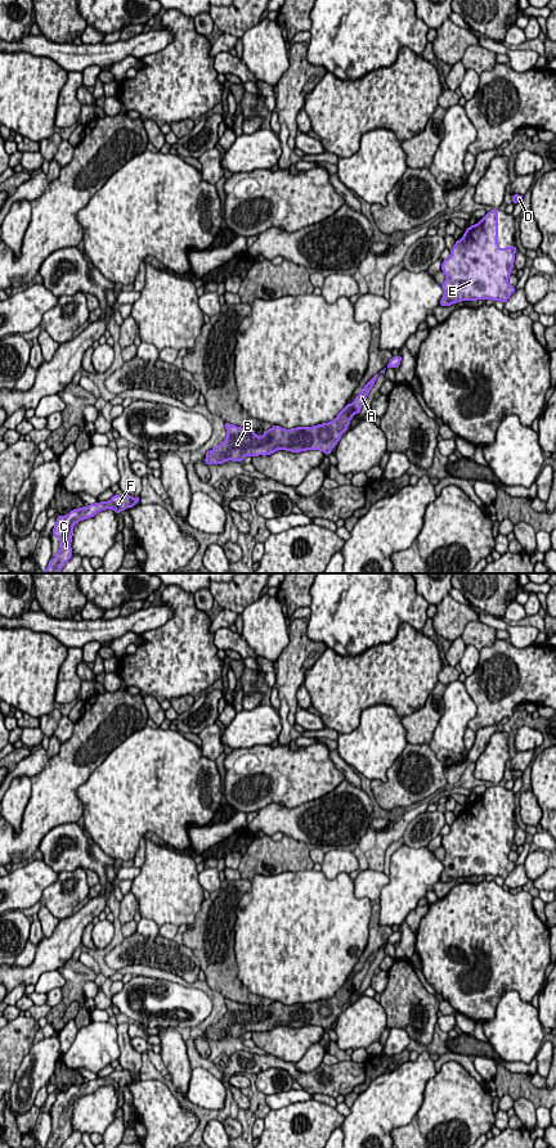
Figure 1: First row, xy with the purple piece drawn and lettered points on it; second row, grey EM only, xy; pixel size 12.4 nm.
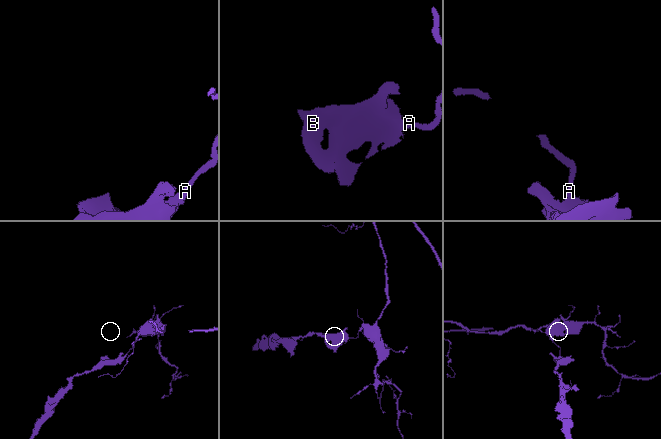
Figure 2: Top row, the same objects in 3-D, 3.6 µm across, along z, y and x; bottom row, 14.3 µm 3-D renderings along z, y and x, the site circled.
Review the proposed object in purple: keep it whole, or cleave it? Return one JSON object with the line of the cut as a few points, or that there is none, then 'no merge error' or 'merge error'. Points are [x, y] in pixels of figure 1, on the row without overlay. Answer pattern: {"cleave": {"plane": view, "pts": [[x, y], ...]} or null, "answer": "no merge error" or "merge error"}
{"cleave": {"plane": "xy", "pts": [[350, 980], [354, 989]]}, "answer": "merge error"}

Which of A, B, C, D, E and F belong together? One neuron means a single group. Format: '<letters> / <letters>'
A D E / B C F

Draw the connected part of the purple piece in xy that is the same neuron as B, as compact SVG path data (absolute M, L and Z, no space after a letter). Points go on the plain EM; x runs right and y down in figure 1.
M348 980L329 999L292 1005L273 1001L264 1008L263 1013L257 1013L255 1005L241 1004L225 998L227 1013L215 1025L206 1027L205 1039L207 1041L223 1040L227 1036L242 1039L247 1031L265 1032L277 1026L291 1028L320 1026L326 1031L329 1031L340 1017L342 1008L348 1005L353 992L353 981Z

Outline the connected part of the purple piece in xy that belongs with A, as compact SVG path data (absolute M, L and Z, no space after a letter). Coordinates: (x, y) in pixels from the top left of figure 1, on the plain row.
M376 950L367 960L366 963L362 965L362 968L354 974L353 977L353 986L354 986L354 990L359 990L360 989L360 985L371 967L371 964L373 963L376 955L377 955L378 950Z

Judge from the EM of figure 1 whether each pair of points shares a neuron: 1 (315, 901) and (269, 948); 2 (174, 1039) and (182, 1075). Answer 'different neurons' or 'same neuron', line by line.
1: same neuron
2: same neuron

